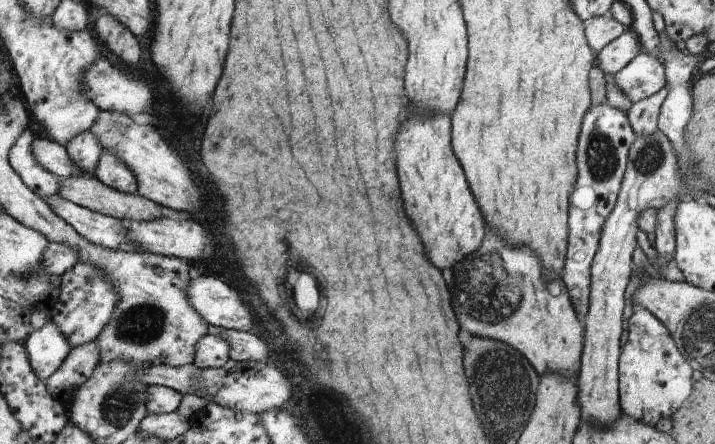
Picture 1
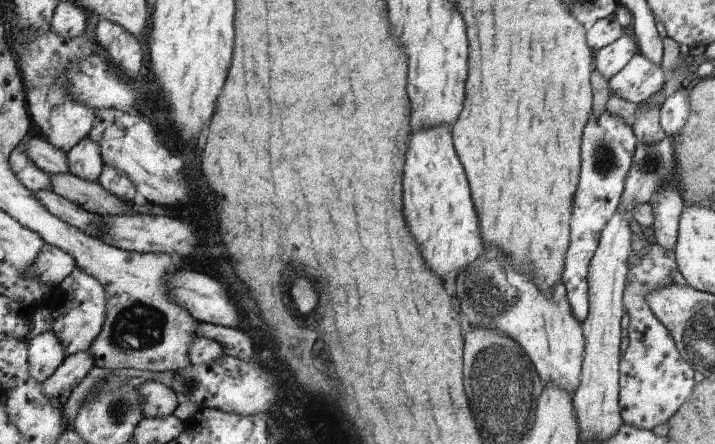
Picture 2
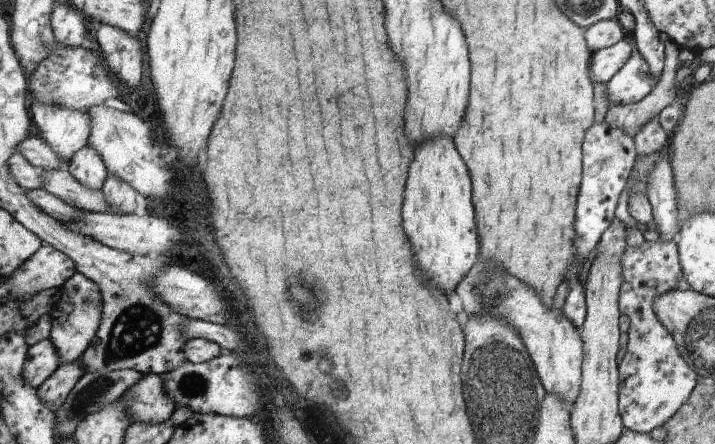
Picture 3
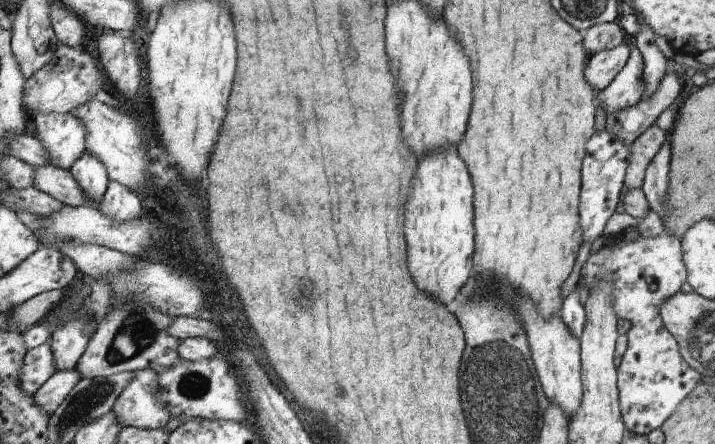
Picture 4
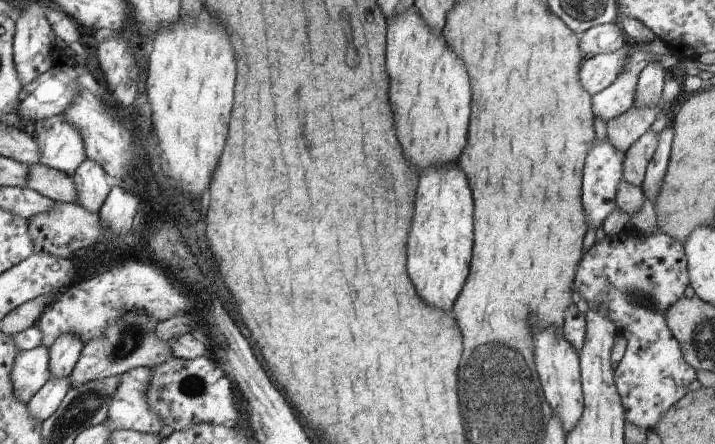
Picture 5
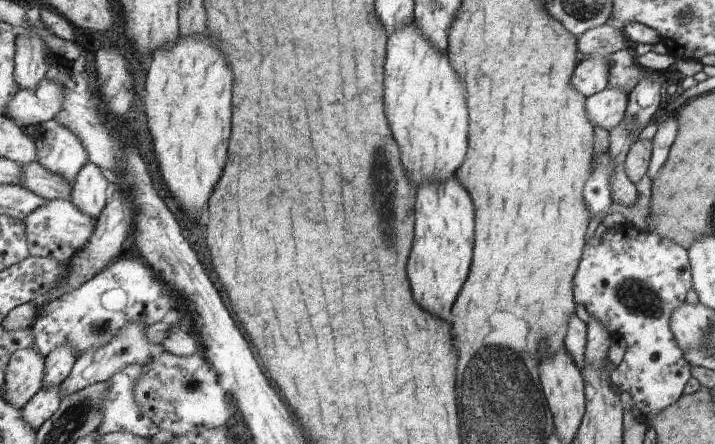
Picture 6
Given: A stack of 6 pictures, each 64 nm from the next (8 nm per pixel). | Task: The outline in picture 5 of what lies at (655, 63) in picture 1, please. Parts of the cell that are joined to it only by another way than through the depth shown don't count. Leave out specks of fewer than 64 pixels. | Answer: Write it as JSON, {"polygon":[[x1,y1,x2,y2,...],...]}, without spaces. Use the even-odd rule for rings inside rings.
{"polygon":[[639,50,628,56,624,72,619,74,610,86,595,94,594,111,596,118,607,123,622,116,633,107,640,73,654,59,655,56,652,53,646,54]]}

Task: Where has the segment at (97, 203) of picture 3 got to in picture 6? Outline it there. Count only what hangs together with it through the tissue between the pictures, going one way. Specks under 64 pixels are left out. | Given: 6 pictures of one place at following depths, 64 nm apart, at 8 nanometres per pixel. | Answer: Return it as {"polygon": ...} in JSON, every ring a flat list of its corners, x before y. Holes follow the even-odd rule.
{"polygon":[[30,162,22,165,20,186,27,187,34,194,40,195,40,198,60,198,70,201,73,184,68,184,62,176,46,172,38,162]]}

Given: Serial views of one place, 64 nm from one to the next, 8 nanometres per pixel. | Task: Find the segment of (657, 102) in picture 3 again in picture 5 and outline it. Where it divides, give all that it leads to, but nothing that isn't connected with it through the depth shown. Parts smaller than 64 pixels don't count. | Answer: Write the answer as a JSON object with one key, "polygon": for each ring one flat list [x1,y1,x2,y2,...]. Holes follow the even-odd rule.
{"polygon":[[668,75,665,78,658,106,654,106,654,108,632,107,622,116,607,122,608,142,611,142,619,152,626,152,640,136,649,131,660,110,668,104,674,104,682,90,682,85]]}

